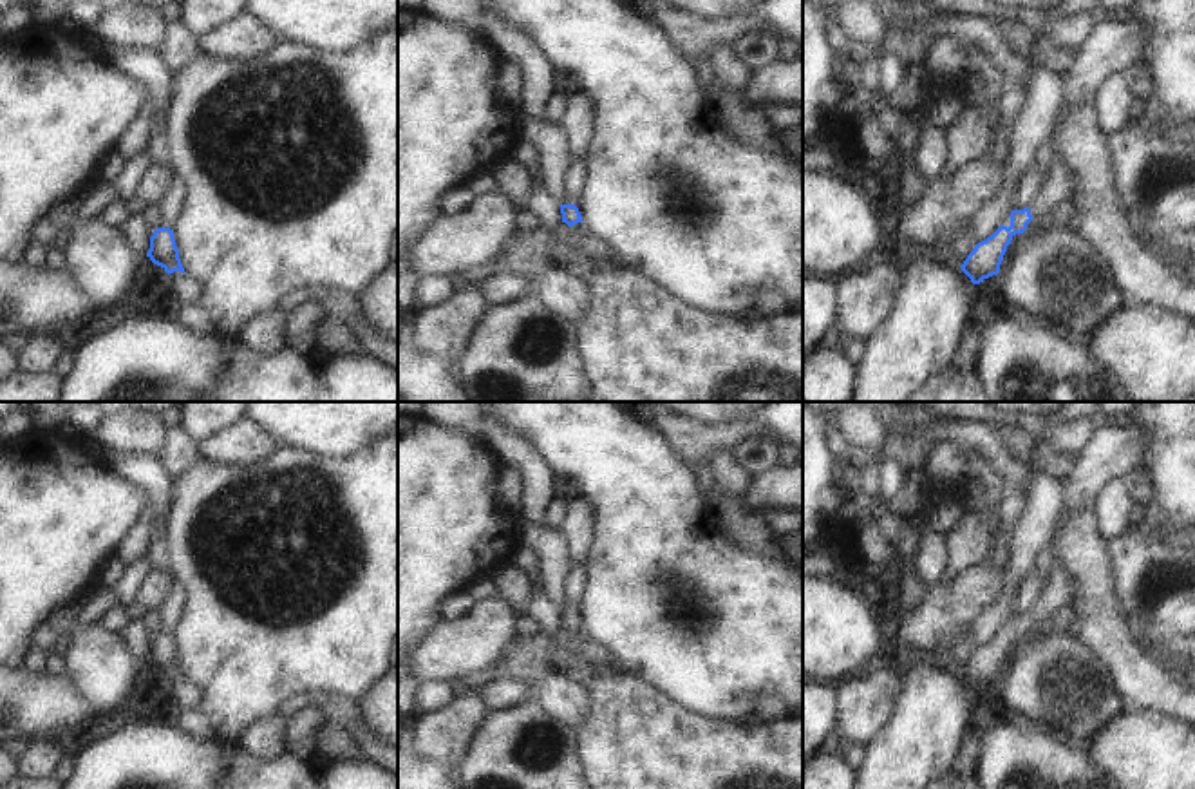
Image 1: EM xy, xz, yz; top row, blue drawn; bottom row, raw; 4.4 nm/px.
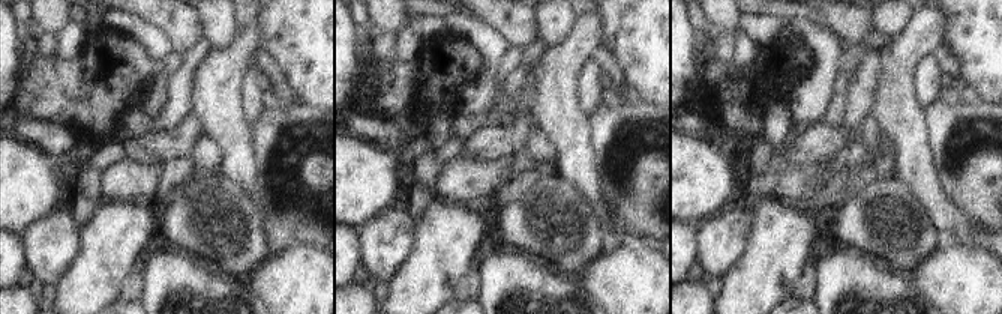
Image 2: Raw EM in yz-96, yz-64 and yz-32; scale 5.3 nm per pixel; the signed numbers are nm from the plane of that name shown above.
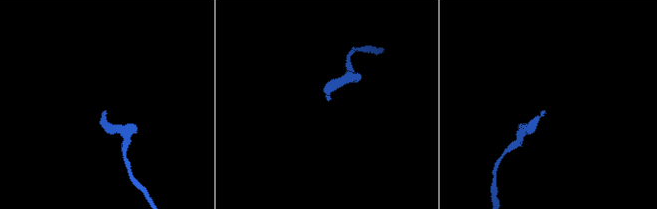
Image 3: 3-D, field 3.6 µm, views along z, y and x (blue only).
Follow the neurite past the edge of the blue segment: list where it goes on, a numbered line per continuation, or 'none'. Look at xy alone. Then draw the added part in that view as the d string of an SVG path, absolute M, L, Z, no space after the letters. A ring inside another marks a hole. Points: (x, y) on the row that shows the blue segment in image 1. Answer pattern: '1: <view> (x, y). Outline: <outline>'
none.

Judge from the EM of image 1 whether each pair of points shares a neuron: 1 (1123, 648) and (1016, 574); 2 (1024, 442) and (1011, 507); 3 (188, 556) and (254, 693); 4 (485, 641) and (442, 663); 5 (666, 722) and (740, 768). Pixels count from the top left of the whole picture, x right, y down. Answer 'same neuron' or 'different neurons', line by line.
1: different neurons
2: different neurons
3: same neuron
4: same neuron
5: same neuron

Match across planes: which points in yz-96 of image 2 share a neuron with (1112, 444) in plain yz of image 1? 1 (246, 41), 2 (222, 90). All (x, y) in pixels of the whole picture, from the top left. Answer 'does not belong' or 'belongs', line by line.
1: belongs
2: belongs

